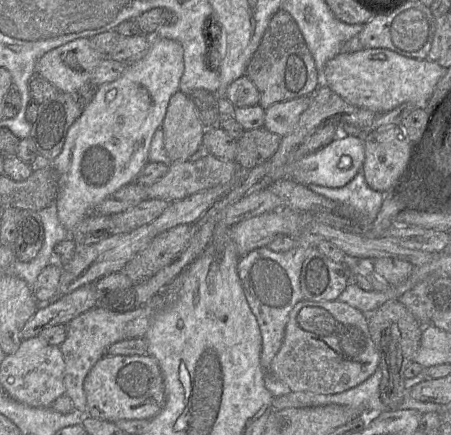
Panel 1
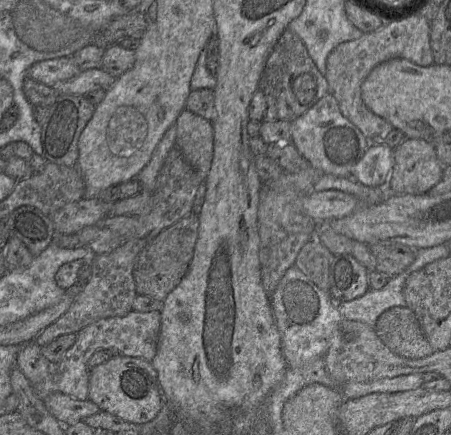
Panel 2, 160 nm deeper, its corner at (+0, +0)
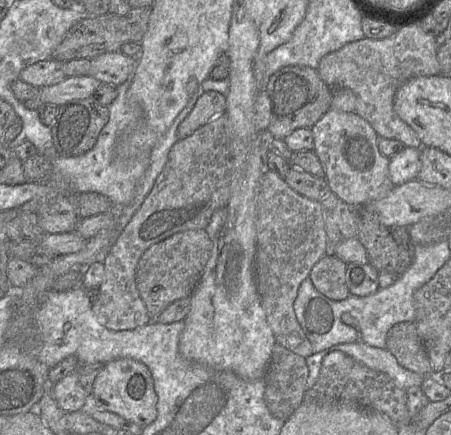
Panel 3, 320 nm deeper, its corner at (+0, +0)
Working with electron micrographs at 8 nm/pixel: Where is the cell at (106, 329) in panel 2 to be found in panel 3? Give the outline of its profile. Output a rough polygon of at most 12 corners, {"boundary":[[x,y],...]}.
{"boundary":[[79,369],[53,384],[63,412],[82,411],[89,396]]}

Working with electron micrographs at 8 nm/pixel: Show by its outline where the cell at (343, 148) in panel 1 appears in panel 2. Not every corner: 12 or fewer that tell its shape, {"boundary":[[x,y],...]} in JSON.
{"boundary":[[371,143],[351,178],[369,187],[388,185],[394,148]]}

